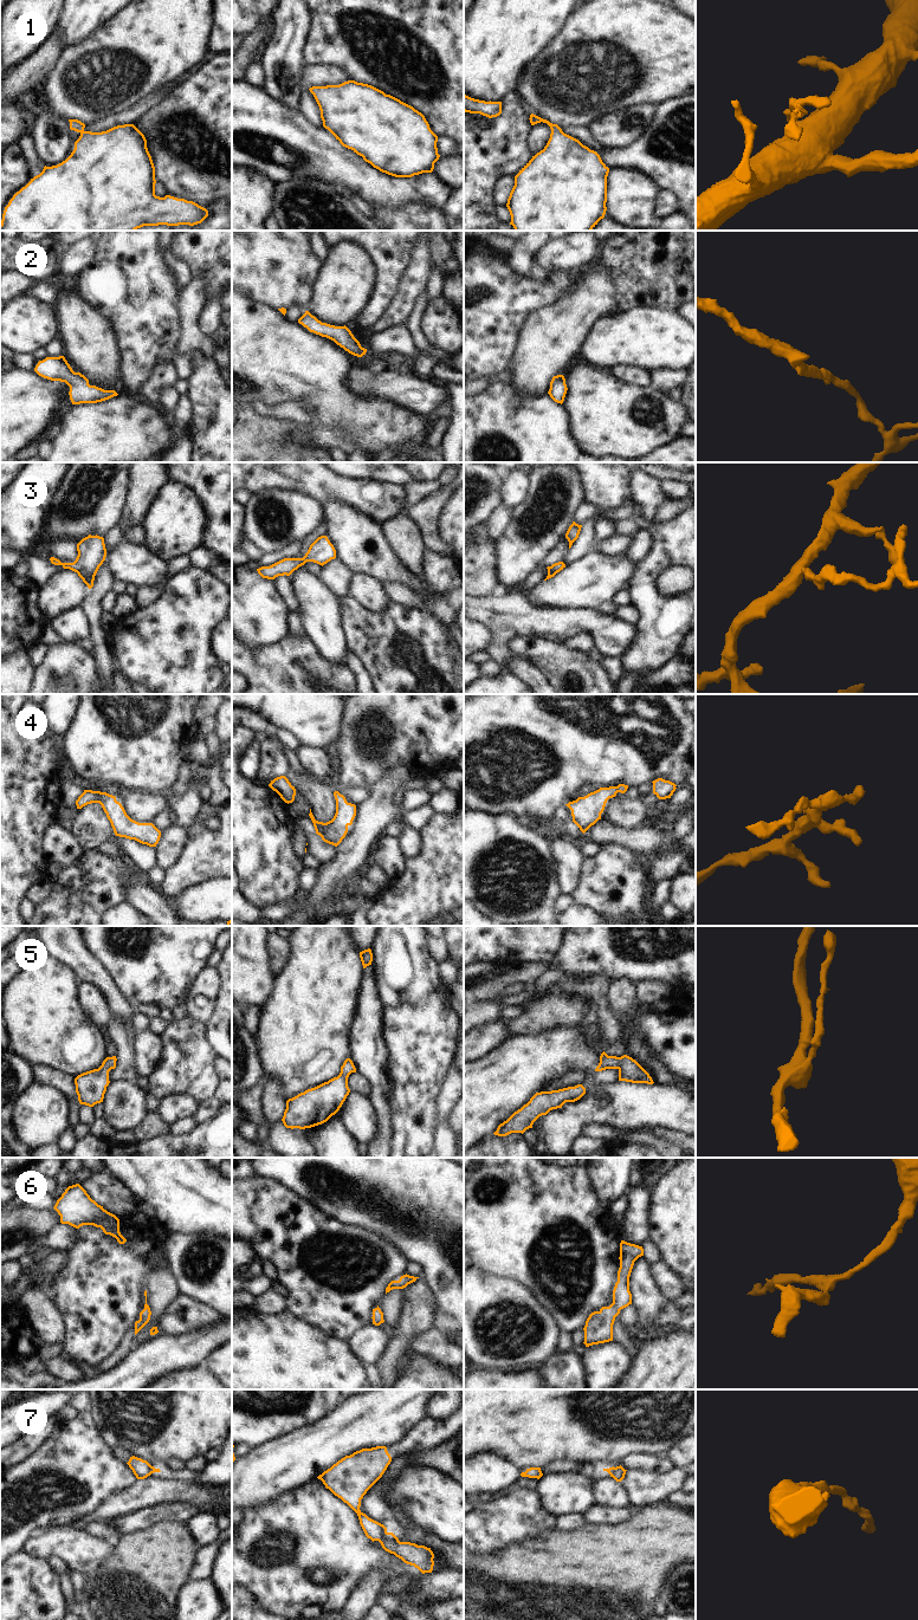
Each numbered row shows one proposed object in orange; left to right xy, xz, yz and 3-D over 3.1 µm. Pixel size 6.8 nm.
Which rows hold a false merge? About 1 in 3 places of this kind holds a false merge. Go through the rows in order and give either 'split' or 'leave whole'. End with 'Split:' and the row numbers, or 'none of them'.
1: leave whole
2: leave whole
3: leave whole
4: leave whole
5: leave whole
6: leave whole
7: leave whole
Split: none of them

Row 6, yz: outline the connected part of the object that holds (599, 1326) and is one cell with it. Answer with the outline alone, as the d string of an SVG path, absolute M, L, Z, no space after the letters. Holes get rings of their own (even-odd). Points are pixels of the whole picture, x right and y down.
M621 1240L620 1243L620 1268L618 1282L613 1290L613 1303L594 1311L586 1321L584 1344L586 1347L613 1341L613 1324L620 1310L632 1304L629 1291L629 1276L634 1262L644 1256L642 1246Z

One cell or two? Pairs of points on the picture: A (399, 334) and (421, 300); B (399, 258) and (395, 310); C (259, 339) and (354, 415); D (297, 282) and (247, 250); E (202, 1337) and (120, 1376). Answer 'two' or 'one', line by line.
A: two
B: two
C: one
D: one
E: one

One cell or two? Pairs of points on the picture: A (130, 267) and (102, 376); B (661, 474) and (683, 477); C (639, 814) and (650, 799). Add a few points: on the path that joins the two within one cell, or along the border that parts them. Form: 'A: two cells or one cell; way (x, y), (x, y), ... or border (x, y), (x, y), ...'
A: two cells; border (96, 308), (111, 322), (120, 343), (121, 356)
B: one cell; way (666, 474), (678, 475)
C: two cells; border (639, 797), (651, 810)

